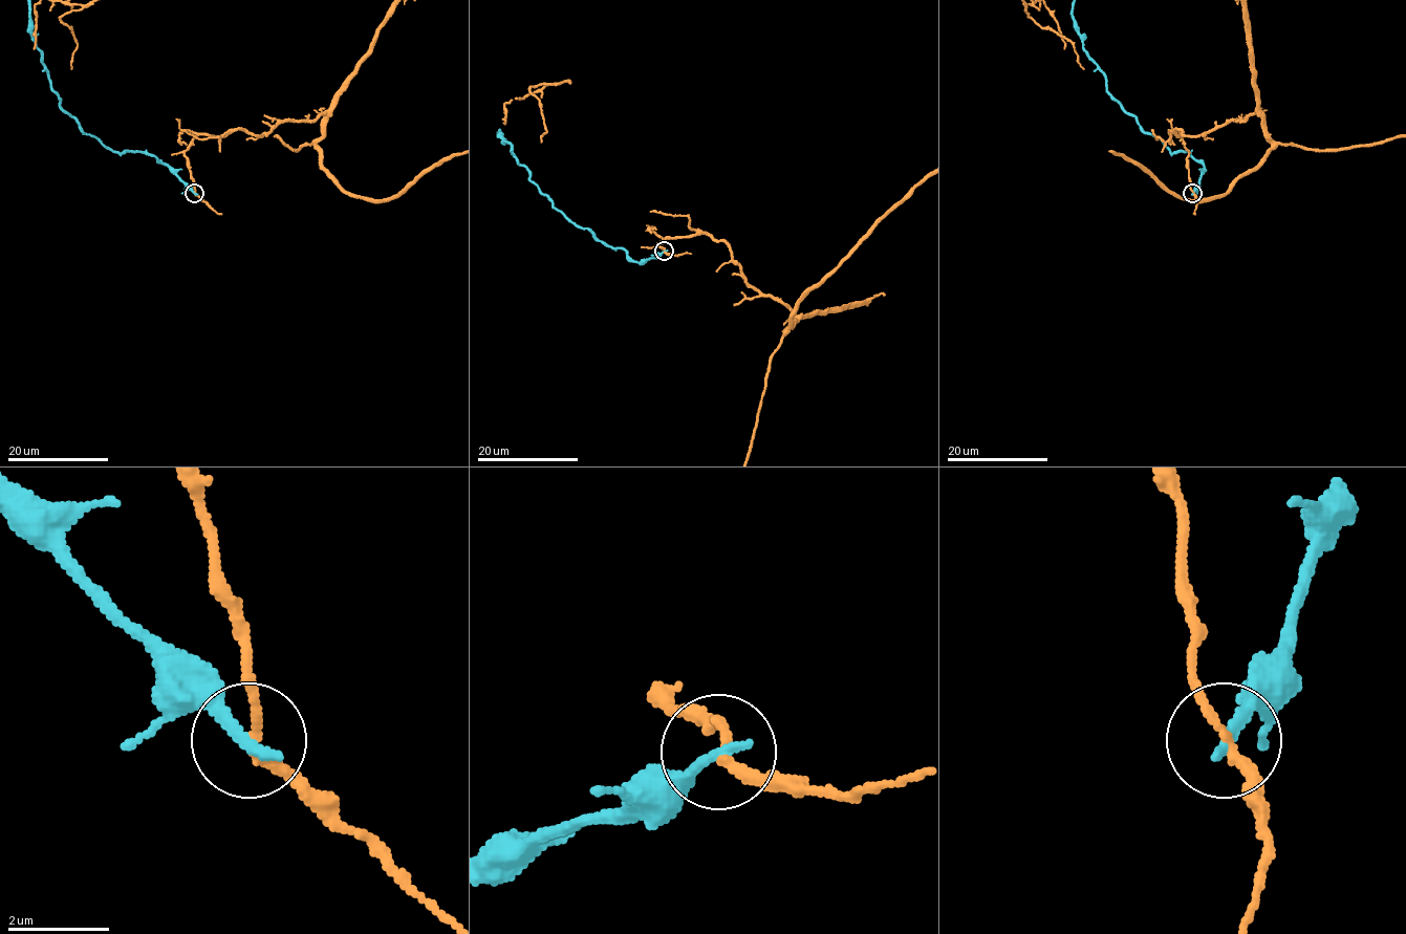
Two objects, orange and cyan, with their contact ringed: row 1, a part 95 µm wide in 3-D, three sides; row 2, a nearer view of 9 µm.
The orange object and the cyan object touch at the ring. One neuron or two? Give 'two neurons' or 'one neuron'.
two neurons

